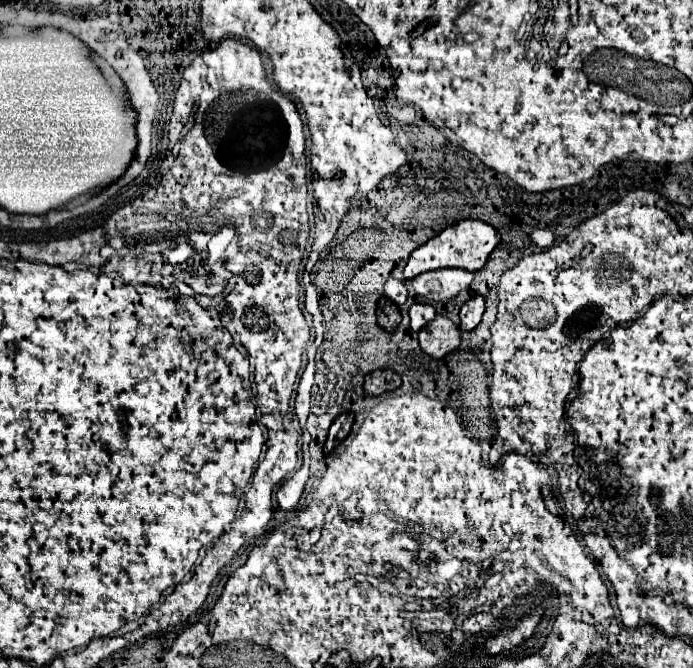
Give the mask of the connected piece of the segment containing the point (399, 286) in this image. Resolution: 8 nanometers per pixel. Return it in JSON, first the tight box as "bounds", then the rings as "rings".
{"bounds":[384,278,408,306],"rings":[[[396,278],[386,280],[384,292],[386,292],[386,296],[388,296],[394,304],[398,304],[398,306],[402,306],[402,304],[406,302],[406,298],[408,298],[408,292],[406,292],[404,282],[402,282],[402,280],[396,280]]]}

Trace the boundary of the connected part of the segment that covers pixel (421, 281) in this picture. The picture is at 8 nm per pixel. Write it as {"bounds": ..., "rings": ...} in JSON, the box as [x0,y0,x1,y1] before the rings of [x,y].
{"bounds":[412,268,474,302],"rings":[[[444,268],[444,270],[434,270],[434,272],[424,272],[412,280],[412,288],[416,290],[418,298],[424,302],[448,302],[458,296],[460,290],[470,286],[474,274],[458,268]]]}

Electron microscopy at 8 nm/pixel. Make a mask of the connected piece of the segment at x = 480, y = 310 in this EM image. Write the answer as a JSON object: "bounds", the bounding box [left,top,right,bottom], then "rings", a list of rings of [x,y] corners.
{"bounds":[460,296,484,332],"rings":[[[482,296],[470,298],[460,310],[460,330],[462,332],[474,330],[480,324],[482,314],[484,314],[484,298]]]}

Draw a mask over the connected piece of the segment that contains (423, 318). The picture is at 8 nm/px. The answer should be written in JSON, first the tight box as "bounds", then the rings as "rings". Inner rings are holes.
{"bounds":[410,304,436,332],"rings":[[[412,304],[410,308],[410,328],[412,332],[422,330],[428,322],[432,322],[436,316],[436,310],[430,304]]]}

